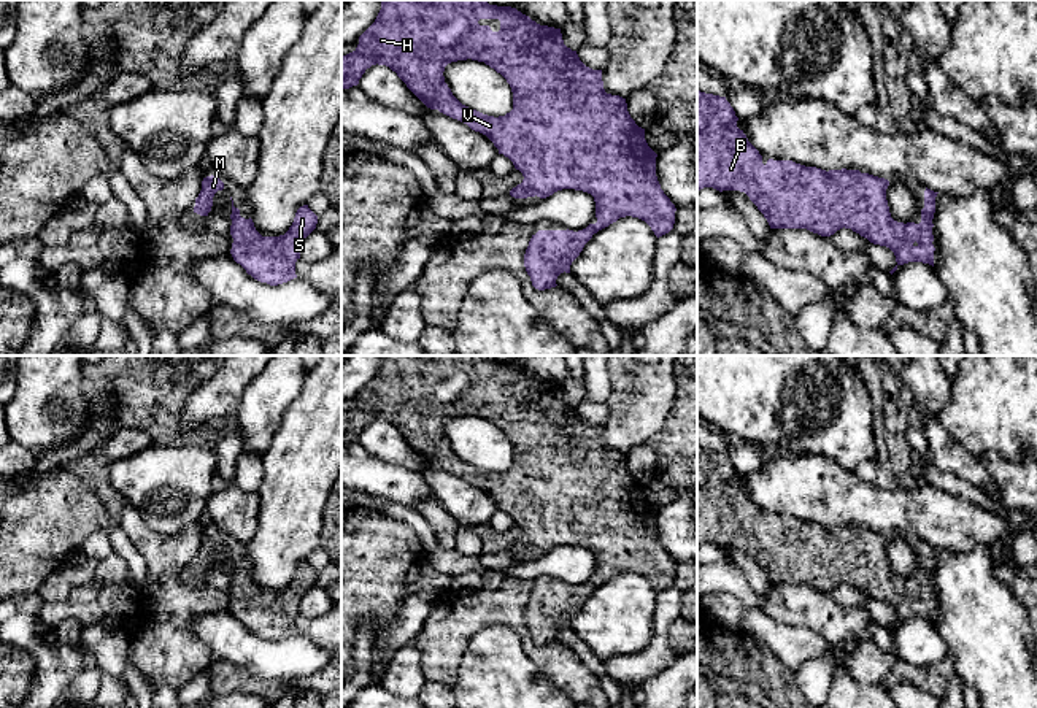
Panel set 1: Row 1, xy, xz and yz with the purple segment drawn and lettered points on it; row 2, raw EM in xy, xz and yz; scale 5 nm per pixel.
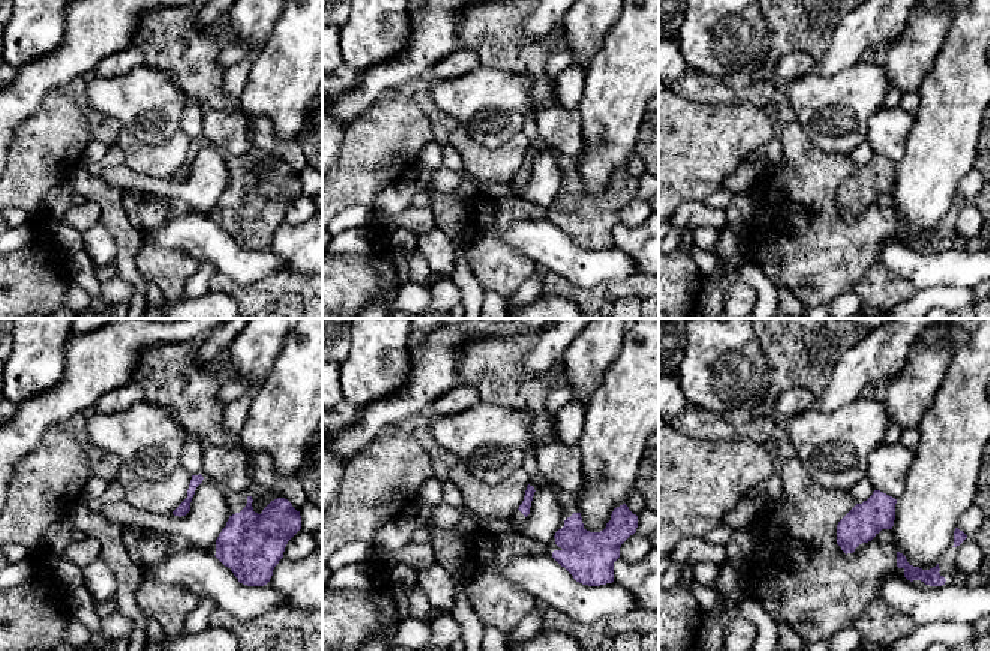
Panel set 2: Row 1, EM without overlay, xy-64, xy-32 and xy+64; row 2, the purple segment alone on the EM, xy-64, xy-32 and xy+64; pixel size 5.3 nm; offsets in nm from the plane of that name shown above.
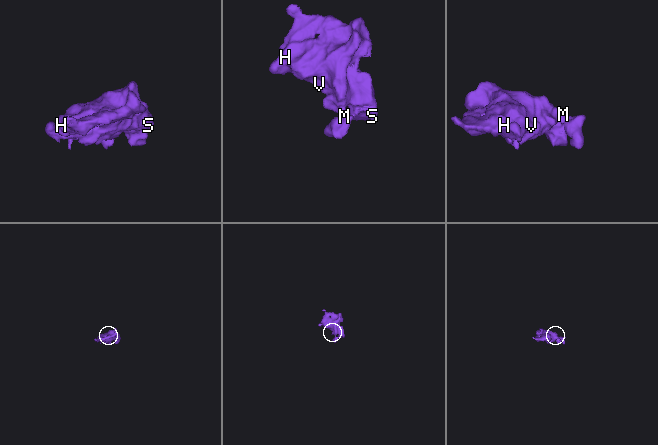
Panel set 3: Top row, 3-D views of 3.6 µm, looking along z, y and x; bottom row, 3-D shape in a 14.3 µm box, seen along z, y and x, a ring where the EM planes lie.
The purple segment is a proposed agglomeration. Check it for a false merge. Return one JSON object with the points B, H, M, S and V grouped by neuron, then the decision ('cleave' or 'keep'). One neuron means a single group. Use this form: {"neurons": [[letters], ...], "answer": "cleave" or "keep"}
{"neurons": [["B", "H", "M", "S", "V"]], "answer": "keep"}

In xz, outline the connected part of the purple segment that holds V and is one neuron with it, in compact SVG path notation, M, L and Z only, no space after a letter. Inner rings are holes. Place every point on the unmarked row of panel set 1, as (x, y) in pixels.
M381 356L375 378L359 392L357 403L341 413L341 443L349 444L372 421L386 421L407 440L407 443L430 465L467 479L472 486L486 491L499 510L508 513L524 532L522 538L510 546L515 554L546 554L562 544L588 548L596 557L596 579L573 586L538 586L532 591L524 610L524 622L532 641L538 646L556 643L561 629L570 629L572 618L580 611L594 589L632 571L645 576L659 594L675 579L675 560L661 544L656 532L657 510L645 495L645 484L638 483L627 467L626 454L607 449L602 425L586 422L576 406L564 400L561 384L540 381L511 362L489 360L486 356ZM480 375L499 375L500 386L480 381ZM457 416L484 417L500 429L511 443L513 465L505 471L488 471L462 460L445 438L445 422Z

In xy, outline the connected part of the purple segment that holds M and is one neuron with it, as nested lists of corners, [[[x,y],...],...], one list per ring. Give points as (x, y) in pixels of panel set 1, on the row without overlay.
[[[206,532],[202,537],[202,546],[195,554],[194,568],[200,571],[208,571],[213,562],[213,552],[218,546],[224,544],[224,538],[216,532]]]

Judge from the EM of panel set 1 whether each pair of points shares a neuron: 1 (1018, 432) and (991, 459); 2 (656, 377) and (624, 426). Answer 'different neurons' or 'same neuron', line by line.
1: different neurons
2: same neuron

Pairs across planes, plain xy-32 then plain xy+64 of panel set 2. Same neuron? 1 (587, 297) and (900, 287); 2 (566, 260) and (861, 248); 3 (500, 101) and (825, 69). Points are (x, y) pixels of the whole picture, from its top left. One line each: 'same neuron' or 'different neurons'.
1: same neuron
2: different neurons
3: different neurons

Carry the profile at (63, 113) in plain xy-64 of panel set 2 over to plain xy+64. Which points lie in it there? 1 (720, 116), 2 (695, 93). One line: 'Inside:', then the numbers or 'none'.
Inside: 1

